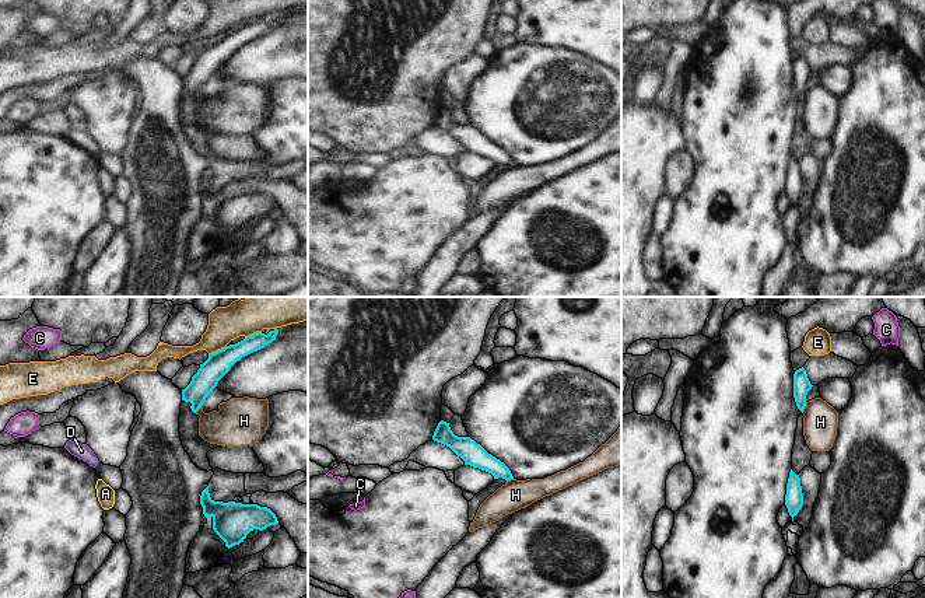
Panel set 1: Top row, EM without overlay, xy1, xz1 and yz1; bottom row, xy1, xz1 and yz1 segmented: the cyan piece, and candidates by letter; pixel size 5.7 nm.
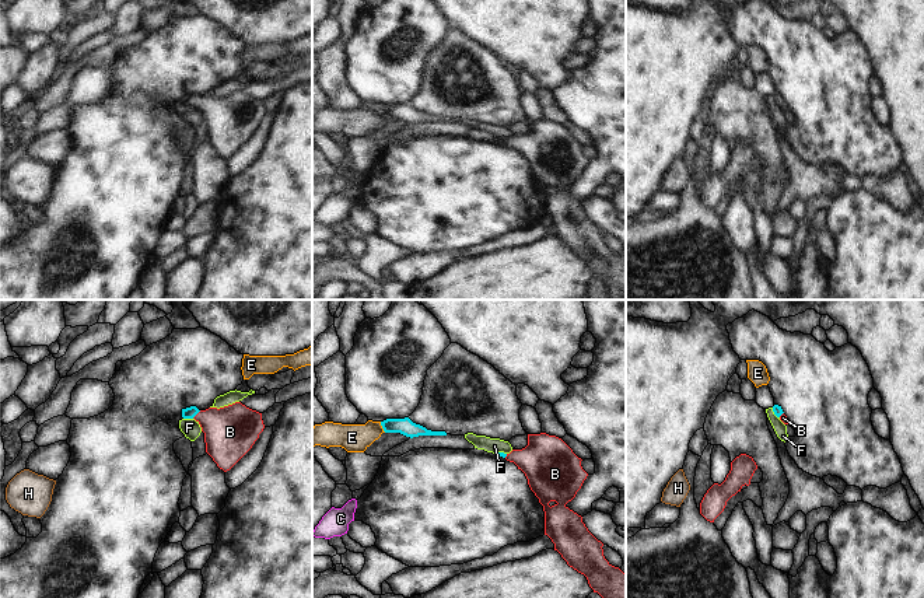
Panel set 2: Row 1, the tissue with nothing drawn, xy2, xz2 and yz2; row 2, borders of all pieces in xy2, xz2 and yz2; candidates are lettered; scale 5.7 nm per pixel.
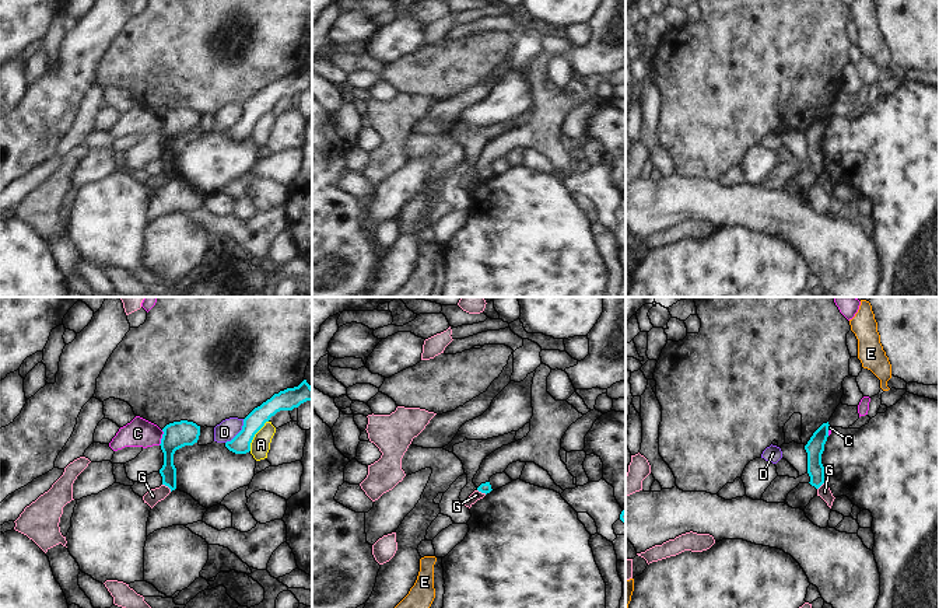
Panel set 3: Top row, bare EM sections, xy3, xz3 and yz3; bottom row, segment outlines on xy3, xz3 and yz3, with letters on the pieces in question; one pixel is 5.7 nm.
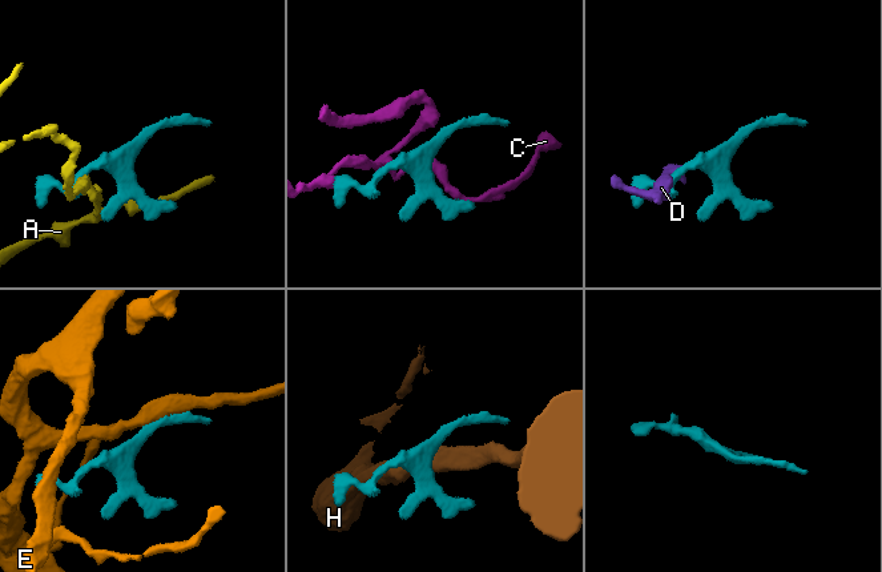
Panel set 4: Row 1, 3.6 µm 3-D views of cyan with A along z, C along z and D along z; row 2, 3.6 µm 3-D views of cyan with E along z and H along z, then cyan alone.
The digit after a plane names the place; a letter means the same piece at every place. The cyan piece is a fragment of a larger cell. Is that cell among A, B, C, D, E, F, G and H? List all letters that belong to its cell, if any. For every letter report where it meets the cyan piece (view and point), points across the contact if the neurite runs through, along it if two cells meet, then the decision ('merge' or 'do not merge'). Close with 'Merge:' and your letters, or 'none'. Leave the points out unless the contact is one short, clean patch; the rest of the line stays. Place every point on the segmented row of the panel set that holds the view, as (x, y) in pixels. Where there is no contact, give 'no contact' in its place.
A: contact xy3 (253, 436); border xy3 (267, 420), (255, 434), (249, 450); do not merge
B: contact xy2 (196, 413); way xy2 (191, 412), (196, 413), (230, 432); merge
C: contact xy3 (163, 437); border xy3 (163, 430), (158, 444); do not merge
D: contact xy3 (239, 432); border xy3 (244, 419), (242, 427), (226, 443); do not merge
E: contact xy1 (217, 350); do not merge
F: contact xy2 (188, 418); border xy2 (184, 418), (192, 419); do not merge
G: contact xy3 (167, 485); border xy3 (163, 484), (171, 491); do not merge
H: contact xy1 (199, 408); border xy1 (203, 402), (195, 412); do not merge
Merge: B

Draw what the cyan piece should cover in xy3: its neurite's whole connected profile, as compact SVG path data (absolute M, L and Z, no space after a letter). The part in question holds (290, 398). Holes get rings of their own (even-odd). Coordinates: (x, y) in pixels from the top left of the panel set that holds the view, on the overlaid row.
M306 380L298 387L274 394L243 419L242 430L231 441L227 441L225 447L235 454L249 452L255 434L270 420L271 416L280 410L292 410L306 401L312 401L312 387Z

